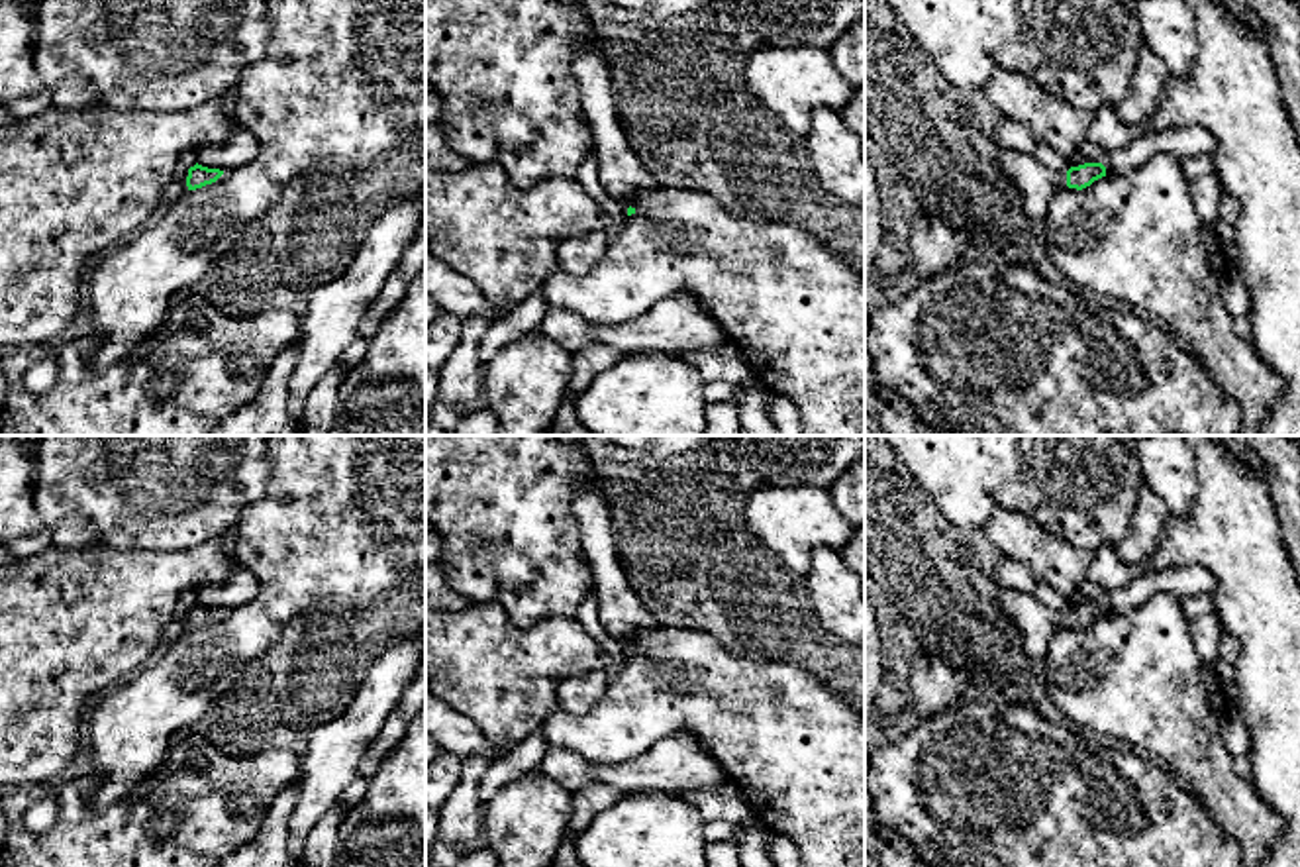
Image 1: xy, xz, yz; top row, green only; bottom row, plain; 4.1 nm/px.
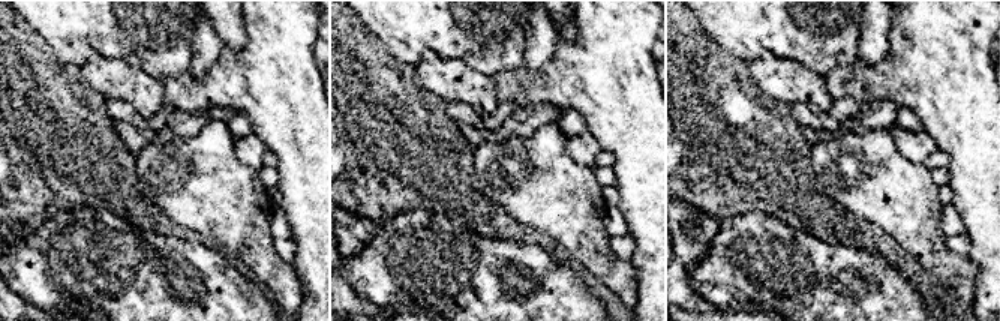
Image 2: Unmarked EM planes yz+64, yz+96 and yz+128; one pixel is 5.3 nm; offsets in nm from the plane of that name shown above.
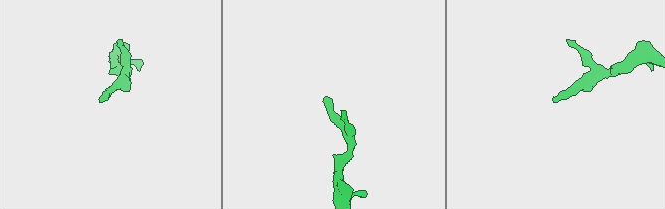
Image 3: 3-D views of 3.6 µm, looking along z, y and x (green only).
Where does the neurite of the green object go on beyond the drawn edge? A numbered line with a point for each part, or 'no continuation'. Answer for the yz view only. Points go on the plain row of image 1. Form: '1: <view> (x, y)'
1: yz (1036, 622)

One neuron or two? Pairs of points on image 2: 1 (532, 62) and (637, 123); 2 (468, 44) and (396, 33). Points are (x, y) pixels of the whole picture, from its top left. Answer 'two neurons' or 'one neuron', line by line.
1: two neurons
2: one neuron

